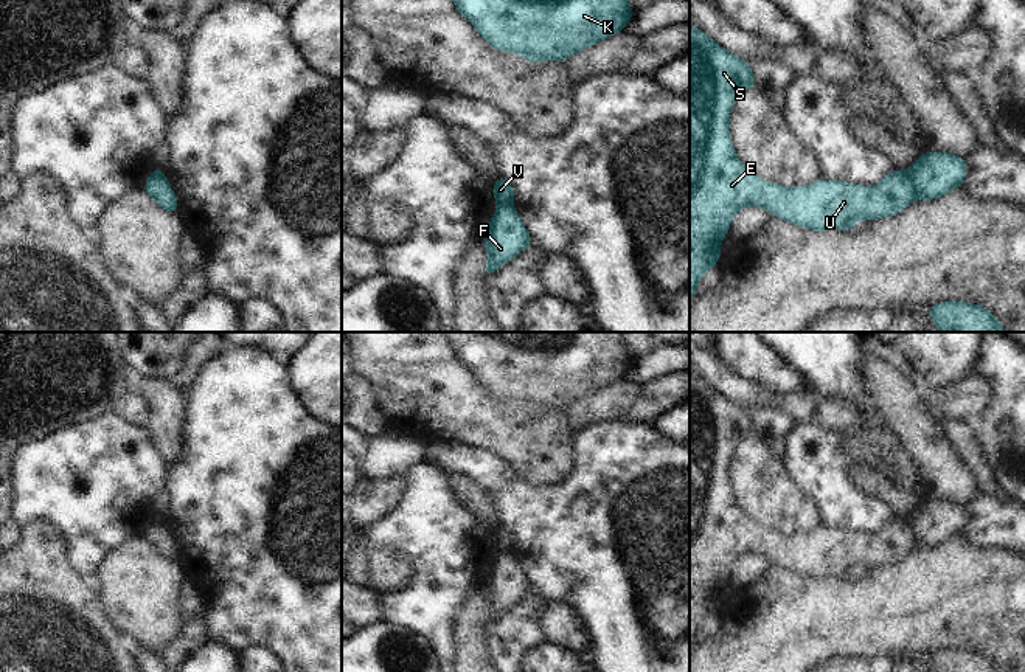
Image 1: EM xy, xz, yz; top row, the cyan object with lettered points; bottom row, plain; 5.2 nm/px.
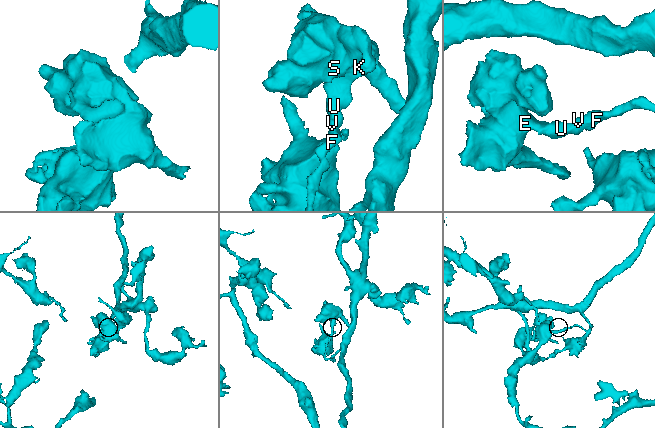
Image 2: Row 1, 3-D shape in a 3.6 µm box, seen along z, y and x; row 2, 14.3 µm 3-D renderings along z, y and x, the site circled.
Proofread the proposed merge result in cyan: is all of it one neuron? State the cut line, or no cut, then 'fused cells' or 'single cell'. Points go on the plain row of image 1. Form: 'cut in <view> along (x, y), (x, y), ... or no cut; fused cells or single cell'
cut in yz along (906, 519), (917, 545); fused cells

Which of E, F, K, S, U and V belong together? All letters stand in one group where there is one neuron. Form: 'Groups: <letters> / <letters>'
Groups: E K S U V / F.

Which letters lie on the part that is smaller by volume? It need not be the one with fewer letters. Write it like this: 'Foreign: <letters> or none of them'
Foreign: E, K, S, U, V.

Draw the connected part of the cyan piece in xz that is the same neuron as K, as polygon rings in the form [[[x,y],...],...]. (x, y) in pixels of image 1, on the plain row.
[[[444,332],[447,343],[494,396],[531,410],[565,408],[576,399],[604,388],[634,363],[623,332]]]

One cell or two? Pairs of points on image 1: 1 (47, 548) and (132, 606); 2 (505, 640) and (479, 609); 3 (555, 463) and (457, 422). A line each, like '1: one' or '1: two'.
1: two
2: two
3: one

